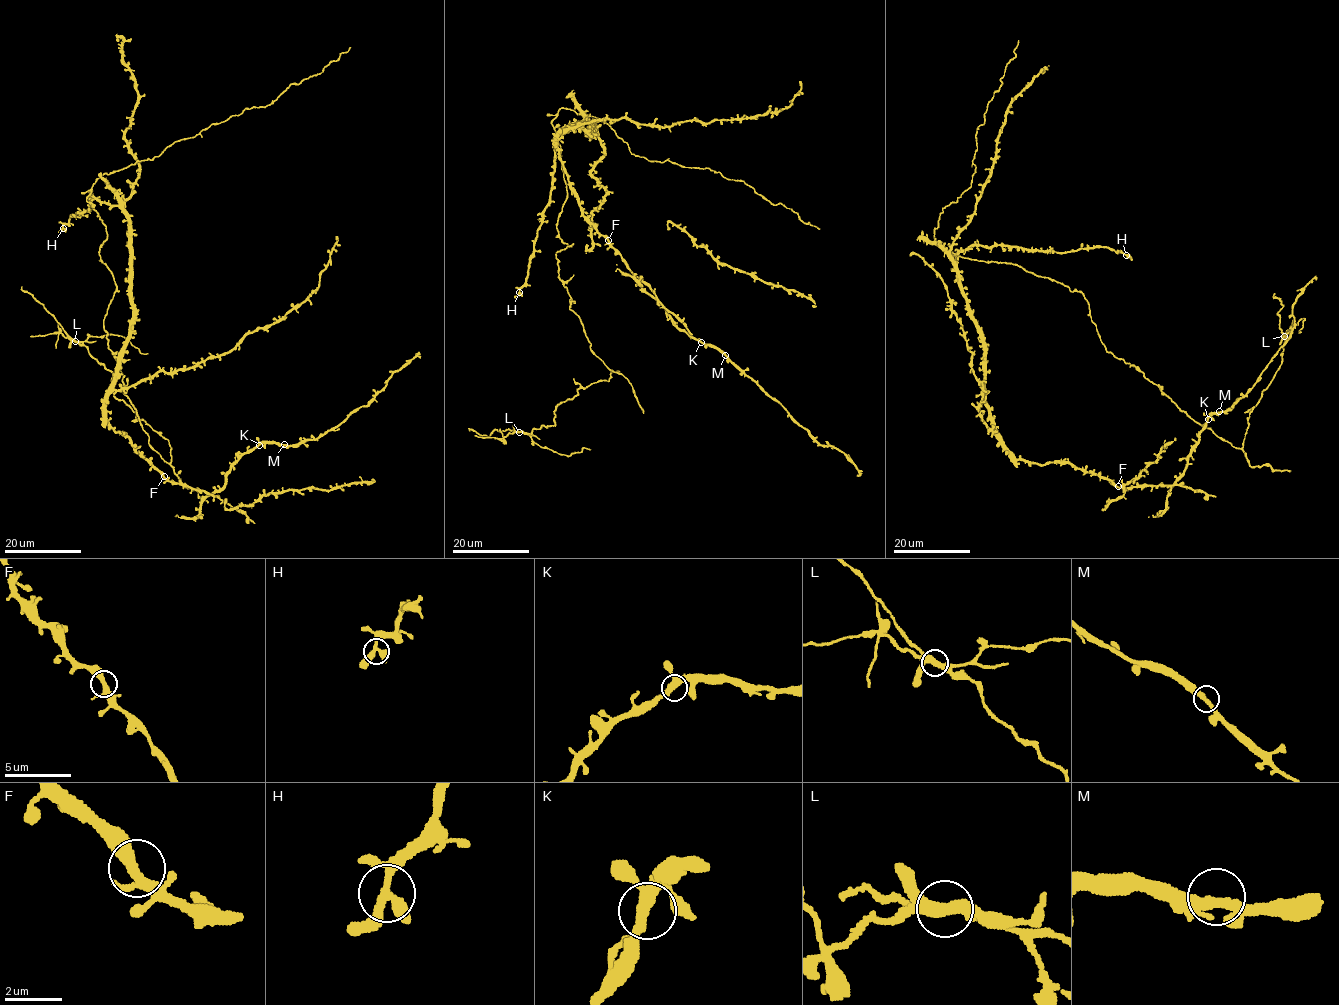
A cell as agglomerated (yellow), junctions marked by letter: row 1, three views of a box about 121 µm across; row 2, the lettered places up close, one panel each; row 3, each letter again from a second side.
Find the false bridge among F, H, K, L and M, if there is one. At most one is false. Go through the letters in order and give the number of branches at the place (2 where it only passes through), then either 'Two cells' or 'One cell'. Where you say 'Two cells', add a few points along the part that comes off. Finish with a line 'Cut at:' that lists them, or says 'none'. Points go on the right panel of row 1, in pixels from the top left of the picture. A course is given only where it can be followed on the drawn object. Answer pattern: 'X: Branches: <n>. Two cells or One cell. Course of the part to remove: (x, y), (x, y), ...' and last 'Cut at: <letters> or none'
F: Branches: 3. One cell
H: Branches: 3. One cell
K: Branches: 3. One cell
L: Branches: 3. Two cells. Course of the part to remove: (1283, 336), (1303, 318), (1305, 319), (1298, 332), (1301, 331)
M: Branches: 3. One cell
Cut at: L

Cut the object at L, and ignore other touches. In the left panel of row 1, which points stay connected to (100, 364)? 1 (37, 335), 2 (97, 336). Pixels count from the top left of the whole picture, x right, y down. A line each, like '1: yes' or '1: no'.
1: no
2: no

